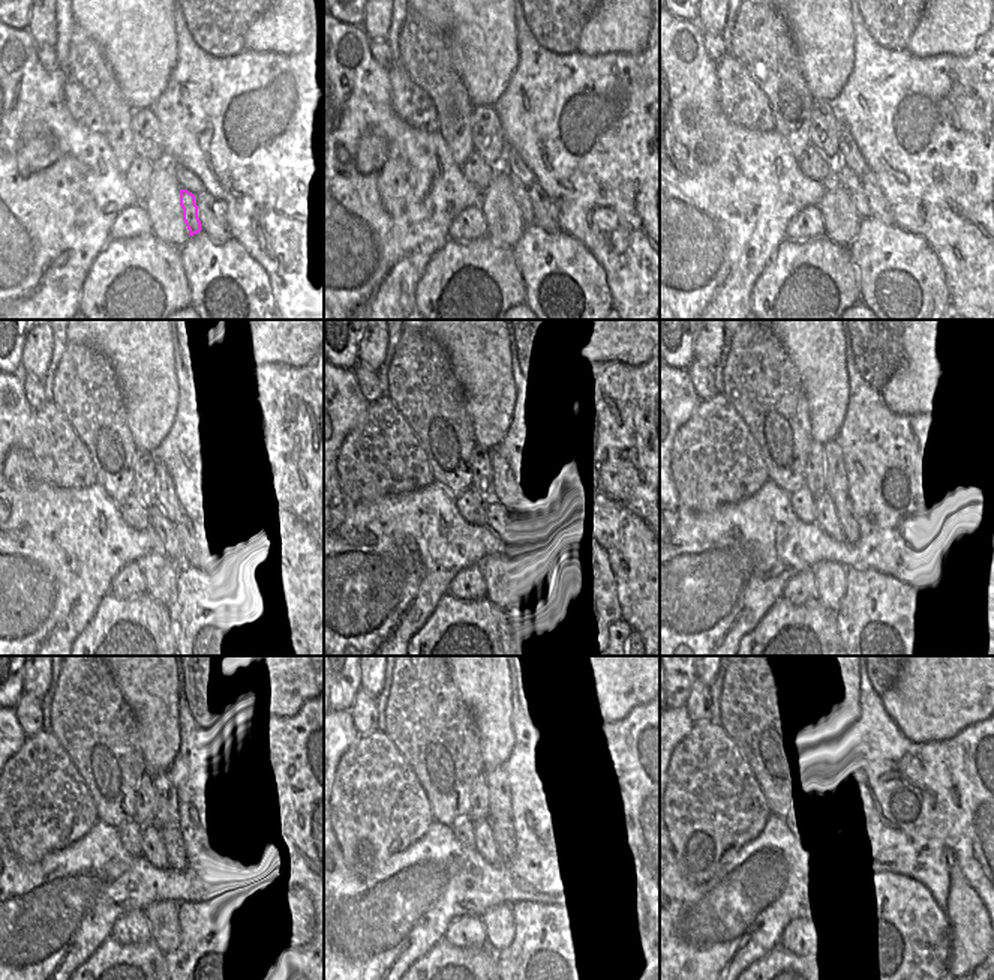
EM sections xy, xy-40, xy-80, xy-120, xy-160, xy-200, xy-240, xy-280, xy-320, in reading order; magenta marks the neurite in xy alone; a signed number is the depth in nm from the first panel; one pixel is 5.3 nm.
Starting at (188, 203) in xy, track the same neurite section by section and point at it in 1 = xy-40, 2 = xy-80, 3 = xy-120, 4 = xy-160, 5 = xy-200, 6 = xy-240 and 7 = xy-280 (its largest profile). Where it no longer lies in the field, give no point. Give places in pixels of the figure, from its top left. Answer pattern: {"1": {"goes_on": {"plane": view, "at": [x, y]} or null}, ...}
{"1": {"goes_on": {"plane": "xy-40", "at": [520, 194]}}, "2": {"goes_on": {"plane": "xy-80", "at": [841, 176]}}, "3": {"goes_on": {"plane": "xy-120", "at": [164, 529]}}, "4": {"goes_on": {"plane": "xy-160", "at": [496, 521]}}, "5": {"goes_on": {"plane": "xy-200", "at": [826, 518]}}, "6": {"goes_on": {"plane": "xy-240", "at": [152, 847]}}, "7": {"goes_on": {"plane": "xy-280", "at": [485, 844]}}}

